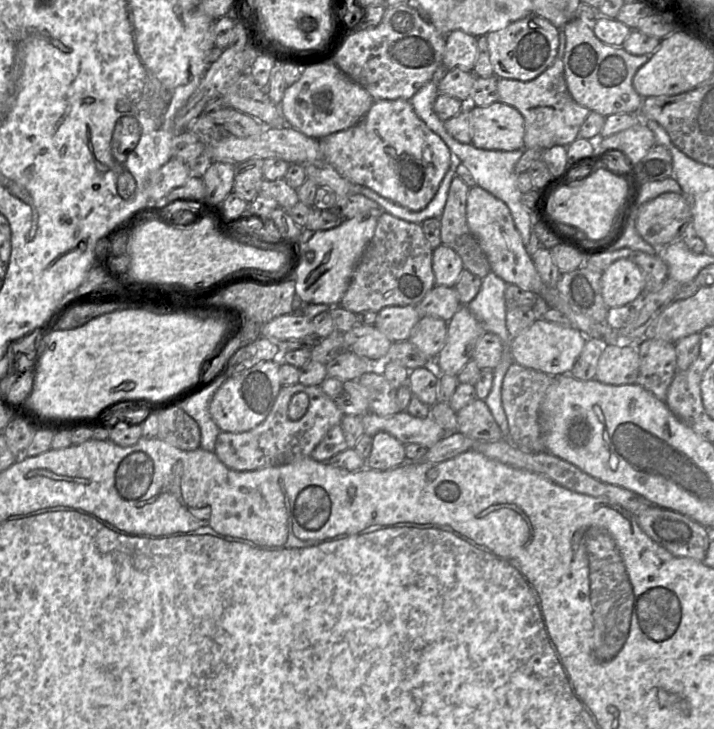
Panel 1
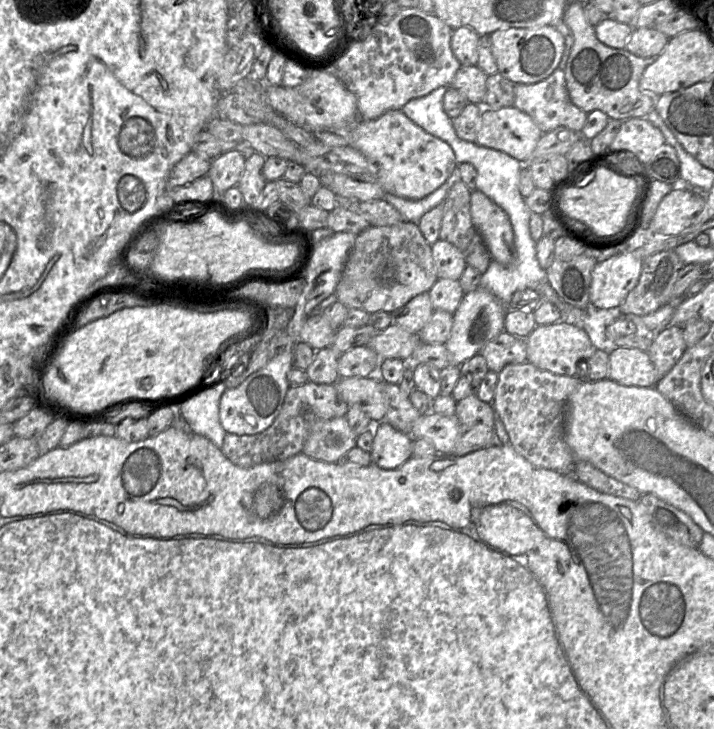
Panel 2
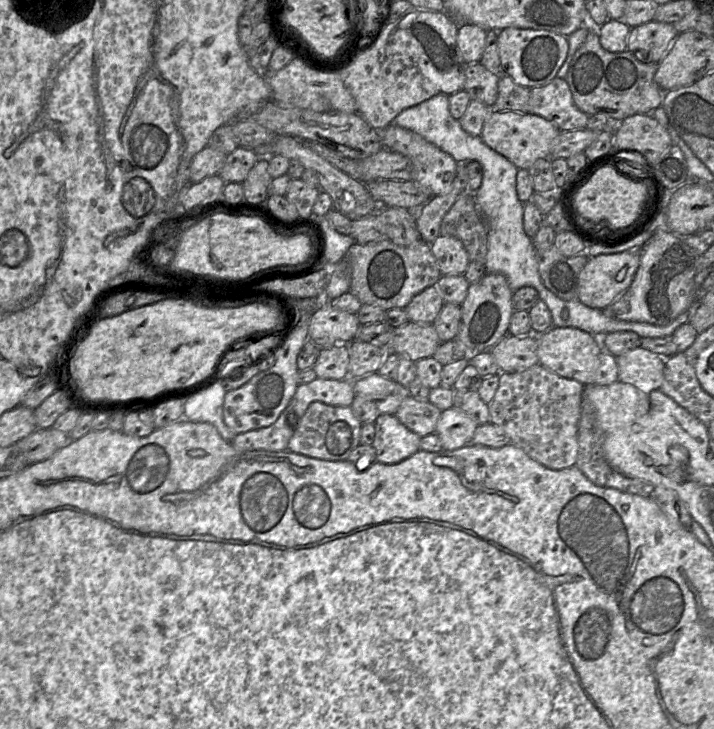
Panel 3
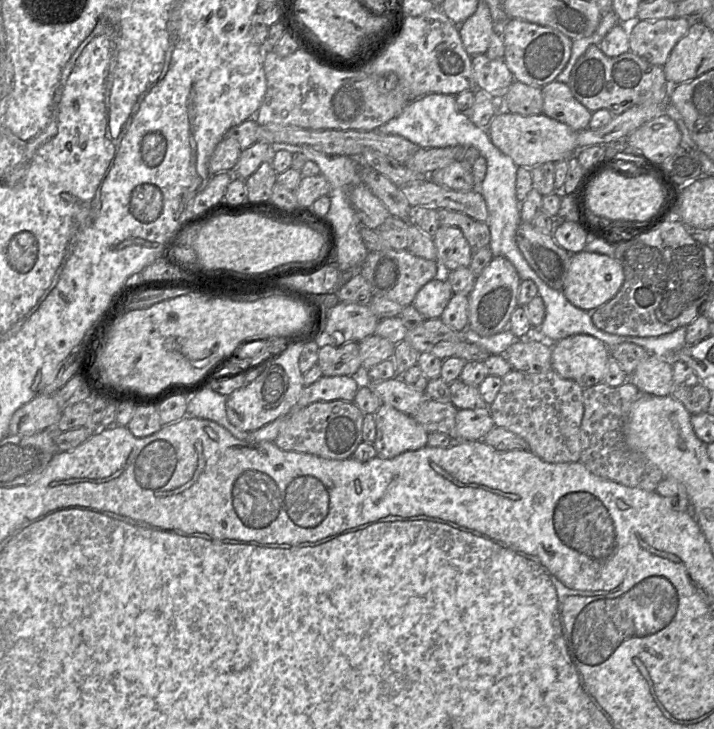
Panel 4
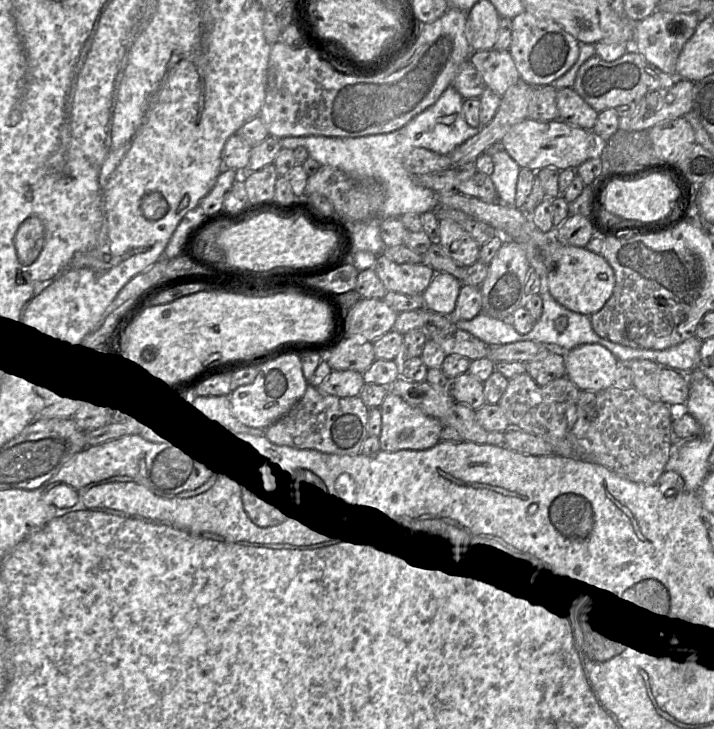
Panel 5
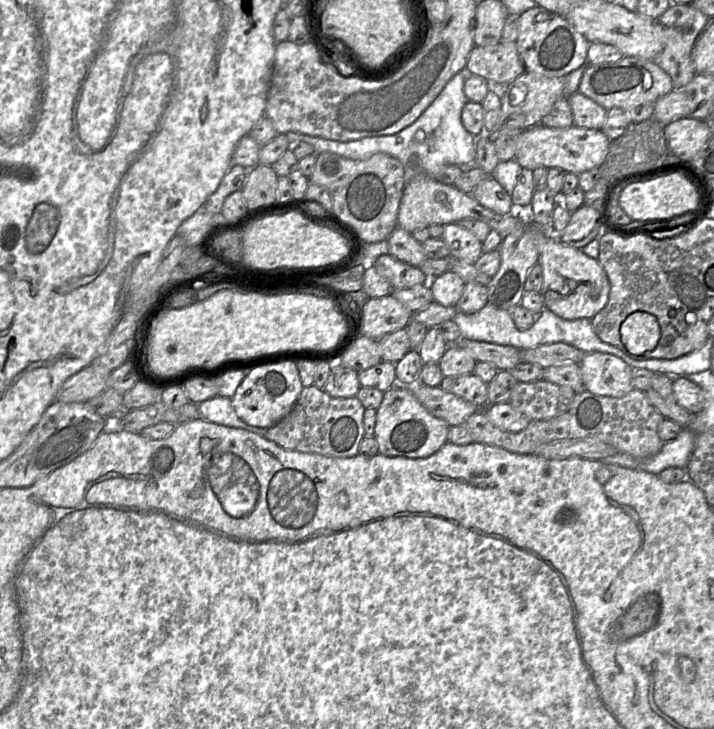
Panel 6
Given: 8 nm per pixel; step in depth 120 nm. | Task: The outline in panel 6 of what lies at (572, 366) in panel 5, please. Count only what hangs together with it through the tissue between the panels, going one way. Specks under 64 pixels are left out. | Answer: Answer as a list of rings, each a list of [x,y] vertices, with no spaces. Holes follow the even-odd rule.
[[[602,352],[587,353],[578,365],[583,389],[588,392],[619,398],[633,389],[632,368],[617,356]]]

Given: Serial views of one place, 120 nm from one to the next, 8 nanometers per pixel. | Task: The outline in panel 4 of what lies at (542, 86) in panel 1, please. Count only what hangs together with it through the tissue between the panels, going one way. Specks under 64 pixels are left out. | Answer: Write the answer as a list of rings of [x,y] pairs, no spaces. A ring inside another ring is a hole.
[[[553,81],[541,87],[542,114],[568,125],[576,132],[589,128],[592,112],[572,94],[566,83]]]

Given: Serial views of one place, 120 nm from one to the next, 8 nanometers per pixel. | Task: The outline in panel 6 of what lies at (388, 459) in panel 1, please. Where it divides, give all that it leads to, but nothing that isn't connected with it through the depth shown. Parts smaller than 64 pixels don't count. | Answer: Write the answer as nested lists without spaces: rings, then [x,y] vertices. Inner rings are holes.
[[[397,384],[384,392],[383,400],[376,410],[377,420],[374,438],[378,443],[378,453],[389,457],[426,458],[437,452],[448,442],[449,425],[442,419],[431,415],[418,401],[412,387]]]

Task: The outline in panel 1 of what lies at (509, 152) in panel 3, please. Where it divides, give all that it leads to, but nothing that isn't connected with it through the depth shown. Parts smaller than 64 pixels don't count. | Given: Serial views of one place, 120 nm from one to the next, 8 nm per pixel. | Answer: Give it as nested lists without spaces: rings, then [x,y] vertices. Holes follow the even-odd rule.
[[[495,102],[486,107],[468,105],[472,144],[480,149],[524,149],[525,121],[514,107]]]

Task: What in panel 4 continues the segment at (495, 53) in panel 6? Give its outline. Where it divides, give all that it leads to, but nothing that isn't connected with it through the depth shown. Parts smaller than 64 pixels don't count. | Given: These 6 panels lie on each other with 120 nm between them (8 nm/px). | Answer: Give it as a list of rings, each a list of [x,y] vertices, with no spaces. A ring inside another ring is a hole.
[[[486,54],[472,57],[475,86],[484,90],[496,102],[503,100],[514,77],[508,69],[504,58],[490,59]]]

